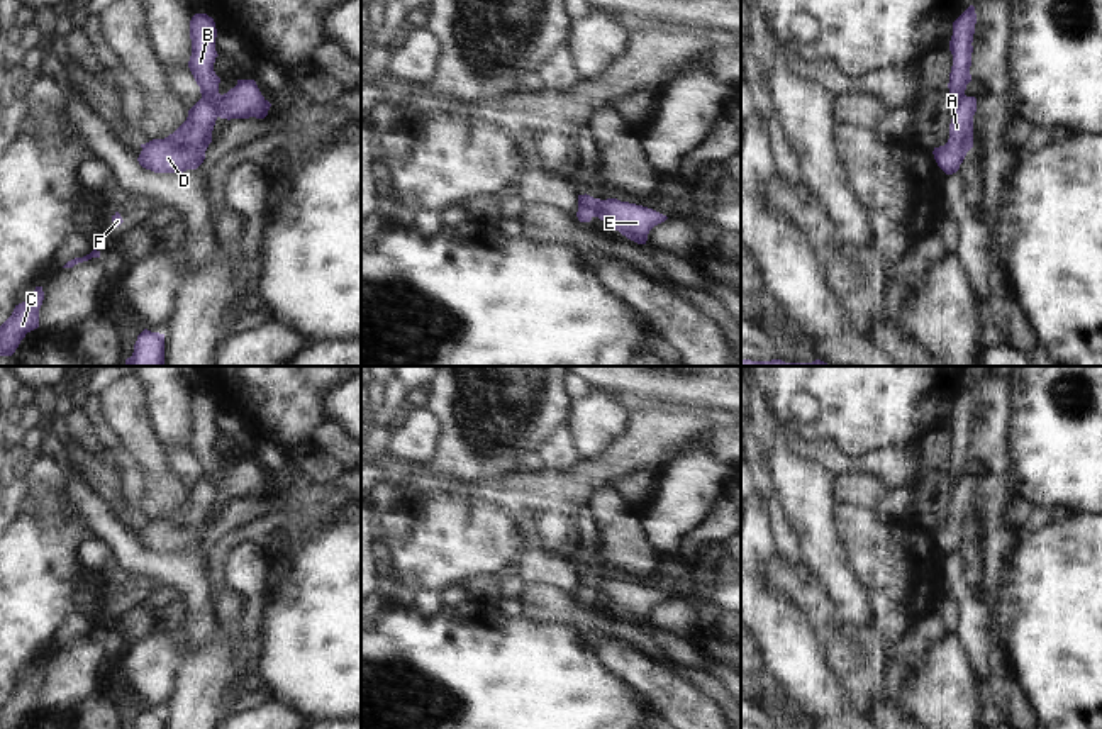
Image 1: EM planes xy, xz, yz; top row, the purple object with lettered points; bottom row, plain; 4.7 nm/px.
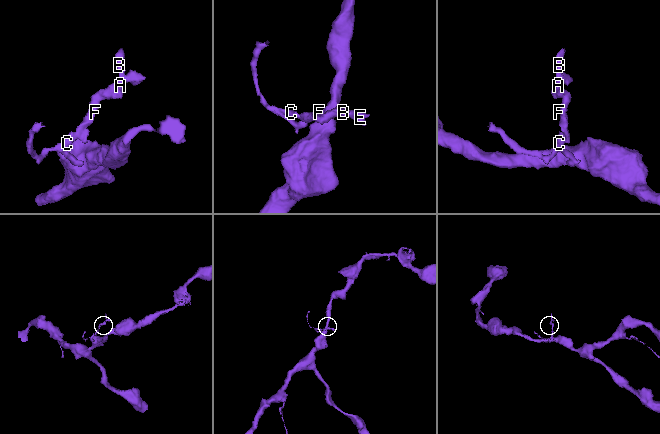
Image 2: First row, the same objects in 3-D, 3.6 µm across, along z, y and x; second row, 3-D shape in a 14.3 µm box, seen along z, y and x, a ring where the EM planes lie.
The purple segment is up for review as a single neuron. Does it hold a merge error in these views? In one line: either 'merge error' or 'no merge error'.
merge error

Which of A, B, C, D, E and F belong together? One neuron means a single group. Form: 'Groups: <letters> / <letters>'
Groups: A C D F / B E.

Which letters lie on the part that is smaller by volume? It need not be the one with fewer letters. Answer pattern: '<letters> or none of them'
B, E

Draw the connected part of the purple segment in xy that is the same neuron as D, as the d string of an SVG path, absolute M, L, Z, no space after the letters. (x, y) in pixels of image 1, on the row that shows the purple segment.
M200 98L173 134L141 144L139 164L154 173L197 170L203 163L205 151L212 142L215 120L215 110Z

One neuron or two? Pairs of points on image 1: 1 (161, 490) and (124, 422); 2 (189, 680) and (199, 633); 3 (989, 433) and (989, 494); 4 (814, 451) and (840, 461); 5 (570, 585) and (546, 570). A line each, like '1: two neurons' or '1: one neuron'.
1: one neuron
2: two neurons
3: two neurons
4: one neuron
5: one neuron

